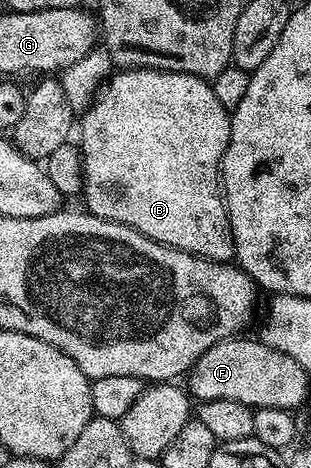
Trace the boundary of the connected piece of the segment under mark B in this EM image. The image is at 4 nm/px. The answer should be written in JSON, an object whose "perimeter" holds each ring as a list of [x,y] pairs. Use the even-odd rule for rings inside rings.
{"perimeter":[[[148,67],[119,69],[104,82],[101,90],[91,100],[91,106],[82,112],[81,119],[83,119],[83,124],[80,122],[77,127],[77,146],[79,154],[83,157],[83,194],[81,199],[82,202],[87,202],[84,203],[86,210],[102,219],[125,225],[161,245],[184,251],[190,255],[199,255],[202,259],[211,259],[214,263],[226,263],[235,259],[235,242],[231,232],[231,222],[227,216],[227,204],[221,190],[221,168],[223,154],[229,145],[231,116],[223,108],[221,101],[217,101],[217,93],[213,93],[208,80],[180,71],[158,71]]]}

